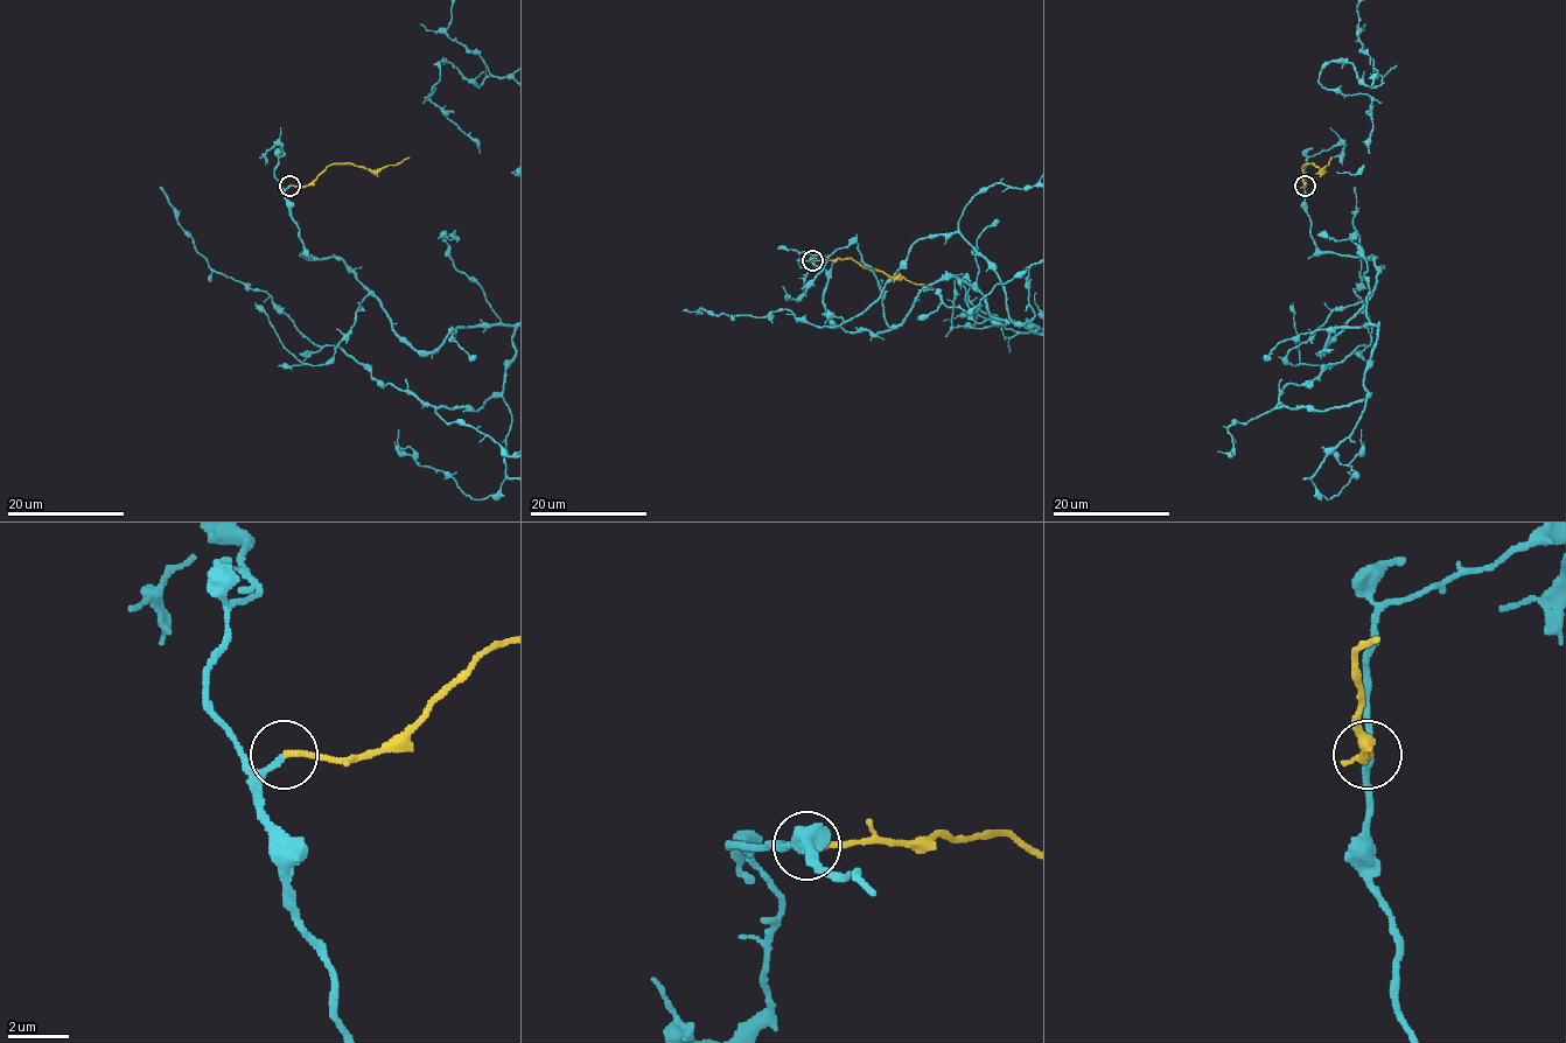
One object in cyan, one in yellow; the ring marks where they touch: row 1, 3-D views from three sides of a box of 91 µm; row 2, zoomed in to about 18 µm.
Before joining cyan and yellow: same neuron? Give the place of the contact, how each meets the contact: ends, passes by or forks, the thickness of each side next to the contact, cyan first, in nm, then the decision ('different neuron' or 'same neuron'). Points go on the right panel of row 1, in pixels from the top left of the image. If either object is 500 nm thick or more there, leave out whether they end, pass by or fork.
at (1305, 186); cyan ends there; yellow ends there; 170 nm thick on the cyan side, 200 nm on the other; same neuron

